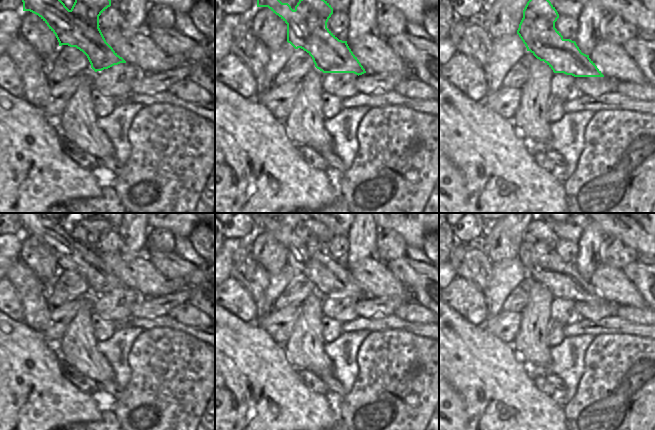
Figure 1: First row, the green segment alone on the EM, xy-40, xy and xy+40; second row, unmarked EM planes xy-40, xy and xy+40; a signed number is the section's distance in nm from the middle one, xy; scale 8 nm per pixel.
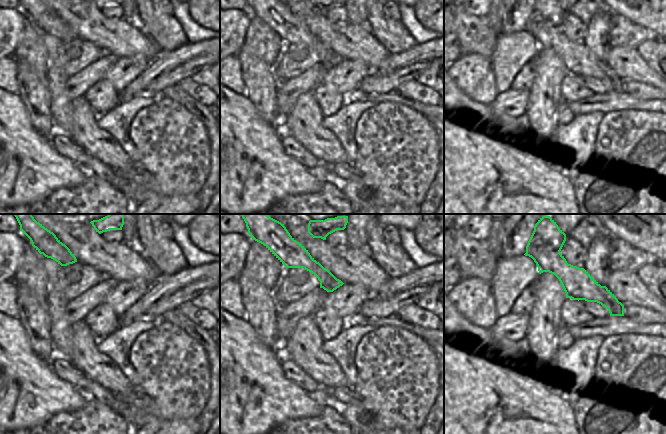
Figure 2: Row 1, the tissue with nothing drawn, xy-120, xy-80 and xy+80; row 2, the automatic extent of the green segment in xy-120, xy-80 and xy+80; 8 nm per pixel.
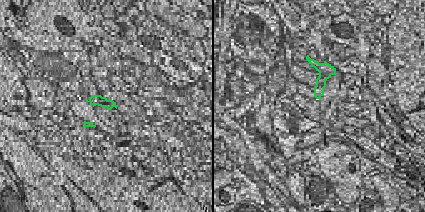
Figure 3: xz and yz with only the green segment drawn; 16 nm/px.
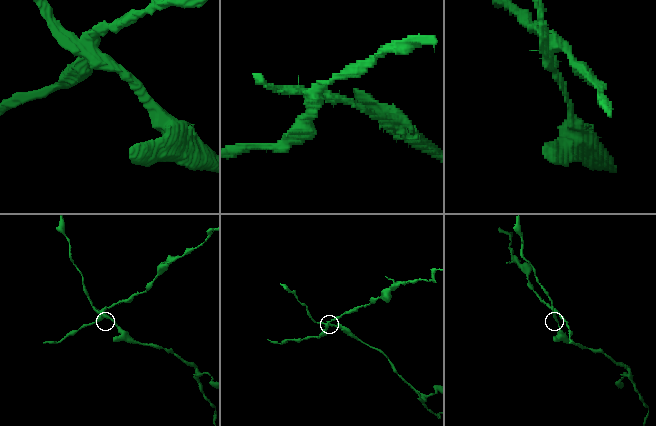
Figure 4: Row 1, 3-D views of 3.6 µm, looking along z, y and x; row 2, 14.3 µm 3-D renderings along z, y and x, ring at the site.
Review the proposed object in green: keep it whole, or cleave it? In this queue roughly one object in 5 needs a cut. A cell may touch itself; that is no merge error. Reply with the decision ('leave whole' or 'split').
split

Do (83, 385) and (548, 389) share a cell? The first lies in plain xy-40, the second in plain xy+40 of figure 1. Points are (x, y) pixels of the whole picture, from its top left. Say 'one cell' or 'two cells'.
one cell

